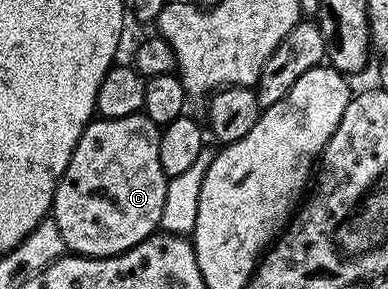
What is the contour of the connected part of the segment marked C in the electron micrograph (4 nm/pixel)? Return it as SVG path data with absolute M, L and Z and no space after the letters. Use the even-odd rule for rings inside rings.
M144 112L127 115L123 119L101 117L100 119L94 119L89 122L89 126L85 128L83 135L77 141L75 151L67 163L67 171L63 171L63 175L57 181L57 190L53 196L51 220L57 225L59 235L62 236L65 248L70 254L82 257L115 257L118 253L125 253L128 249L134 249L140 241L145 241L148 237L158 232L161 224L161 216L163 215L163 199L167 195L167 187L169 186L169 182L163 171L163 163L159 163L160 142L161 129L150 117L146 117Z

